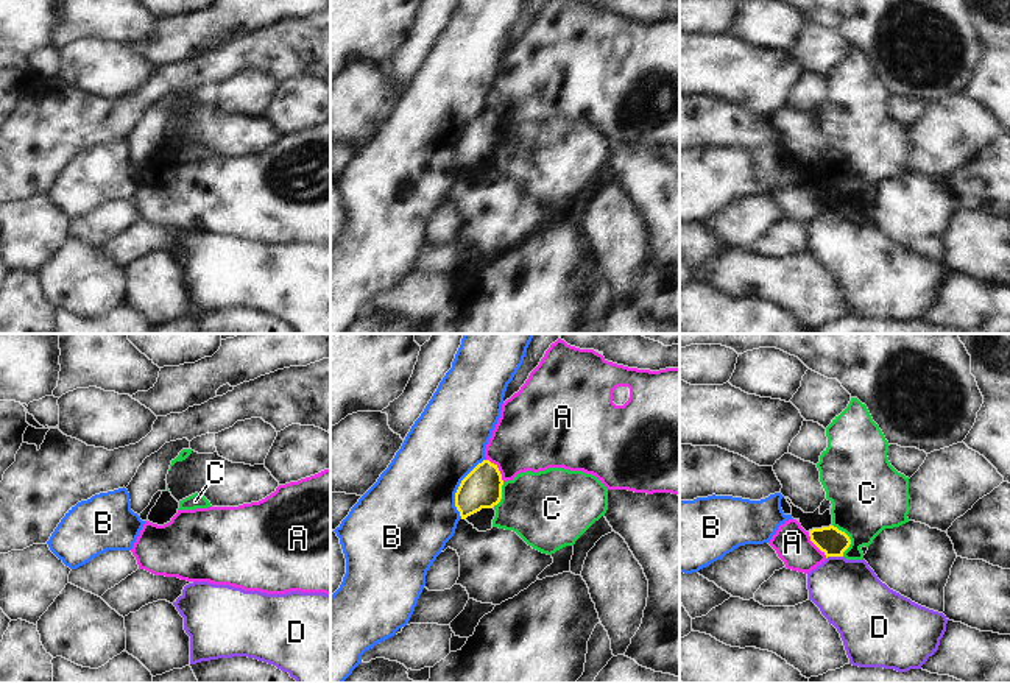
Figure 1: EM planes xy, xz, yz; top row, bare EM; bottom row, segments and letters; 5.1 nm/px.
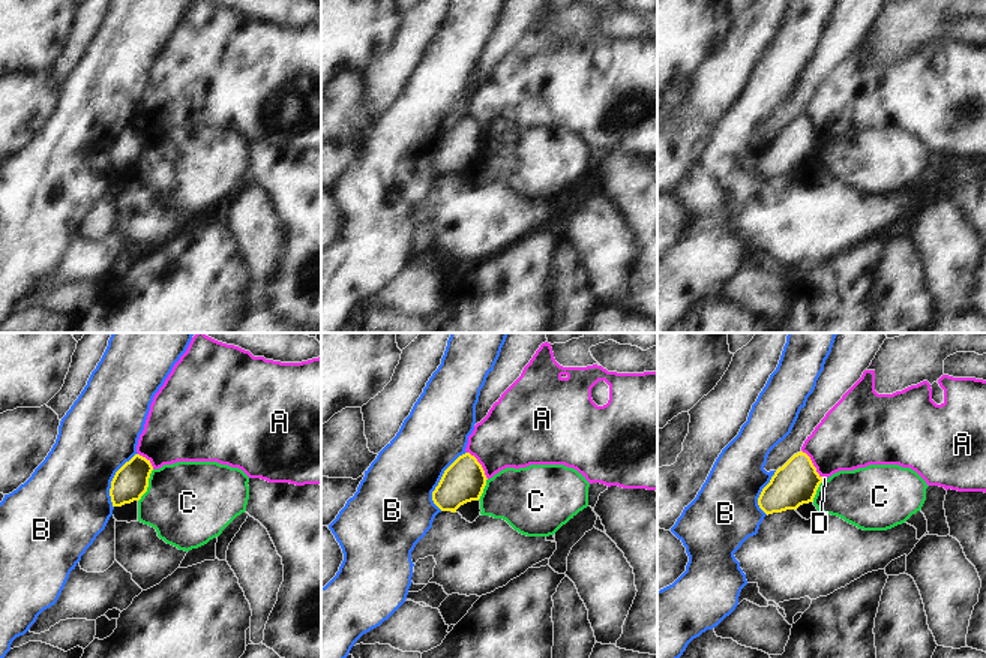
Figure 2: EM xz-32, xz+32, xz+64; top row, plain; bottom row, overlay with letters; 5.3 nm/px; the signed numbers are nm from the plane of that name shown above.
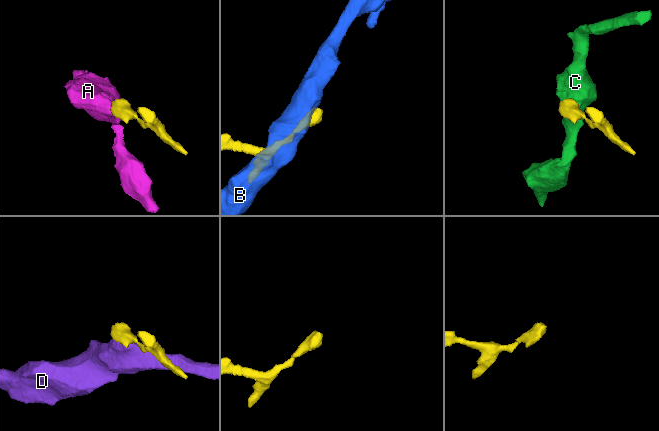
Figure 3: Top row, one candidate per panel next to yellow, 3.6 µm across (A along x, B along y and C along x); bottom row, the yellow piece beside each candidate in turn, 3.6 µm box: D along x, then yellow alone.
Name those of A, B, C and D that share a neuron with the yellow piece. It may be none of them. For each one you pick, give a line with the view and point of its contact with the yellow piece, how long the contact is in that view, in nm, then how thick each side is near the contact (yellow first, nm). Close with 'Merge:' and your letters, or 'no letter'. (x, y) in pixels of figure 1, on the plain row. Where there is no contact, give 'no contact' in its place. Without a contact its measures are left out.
Merge: no letter

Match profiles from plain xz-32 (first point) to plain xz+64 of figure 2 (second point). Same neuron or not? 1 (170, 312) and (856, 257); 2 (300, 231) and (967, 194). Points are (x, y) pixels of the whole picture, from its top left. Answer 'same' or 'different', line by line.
1: same
2: same

